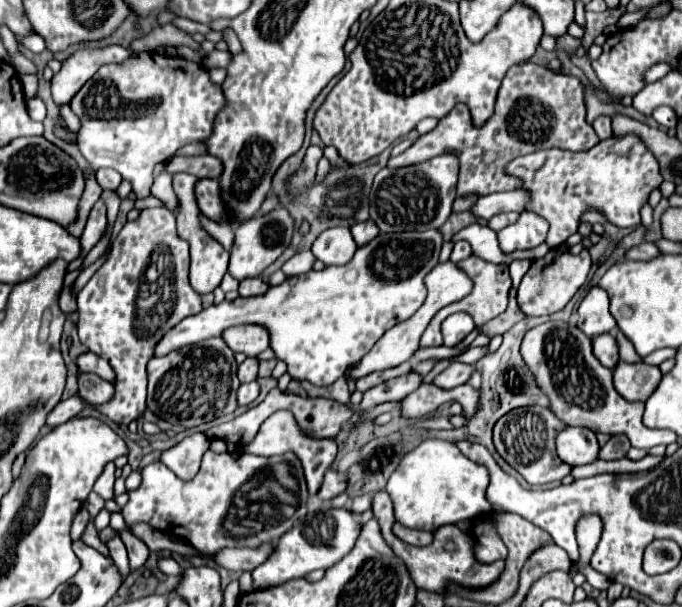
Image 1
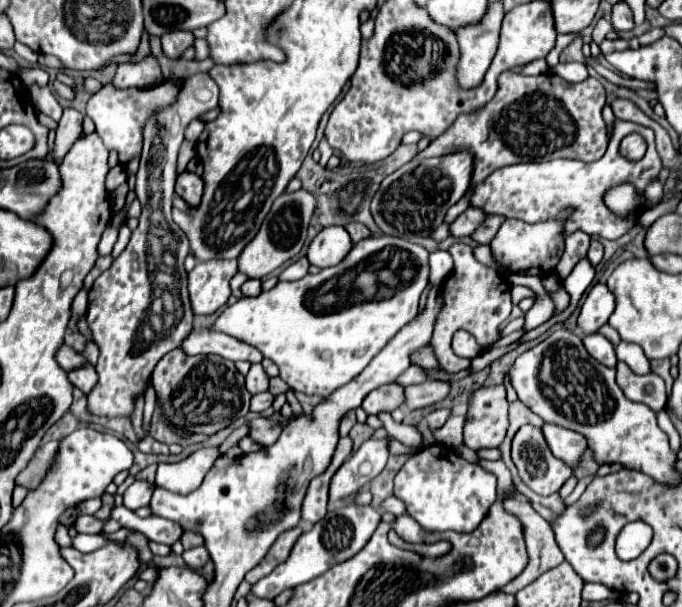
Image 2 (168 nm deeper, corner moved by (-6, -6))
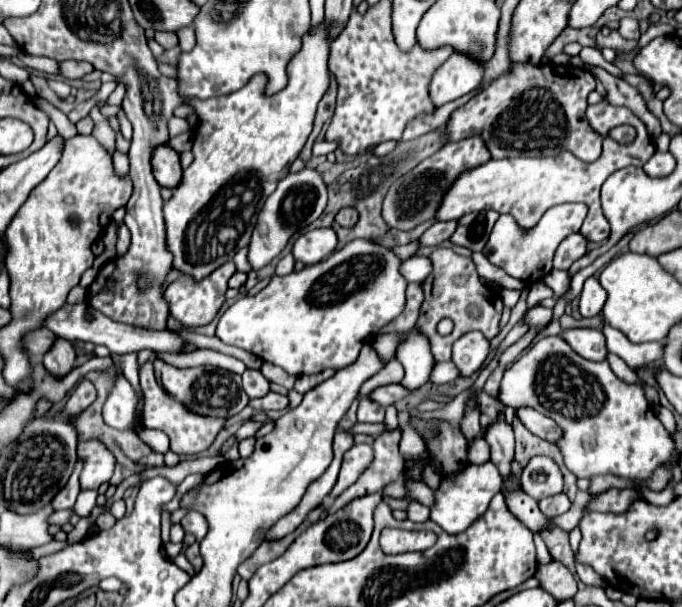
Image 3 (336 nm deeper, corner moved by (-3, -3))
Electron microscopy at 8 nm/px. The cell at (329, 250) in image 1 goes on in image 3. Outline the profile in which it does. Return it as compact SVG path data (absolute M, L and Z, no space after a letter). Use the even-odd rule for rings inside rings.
M330 227L314 229L314 231L300 235L294 241L292 255L296 261L300 261L304 265L314 265L314 263L320 263L322 259L326 259L334 251L336 243L338 243L336 233Z

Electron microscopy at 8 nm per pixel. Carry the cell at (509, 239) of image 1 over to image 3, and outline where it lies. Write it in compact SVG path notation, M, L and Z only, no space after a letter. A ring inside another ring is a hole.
M582 203L556 205L546 211L542 221L534 229L520 231L520 227L516 225L516 221L510 215L500 215L482 253L486 255L486 259L492 265L504 269L510 277L516 277L516 279L532 285L532 283L540 281L546 273L550 273L554 251L568 235L580 231L584 217L586 217L586 205L582 205Z

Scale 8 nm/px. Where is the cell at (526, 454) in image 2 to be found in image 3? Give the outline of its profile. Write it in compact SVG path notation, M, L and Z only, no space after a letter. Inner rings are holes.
M534 457L522 471L522 487L536 501L558 495L562 493L562 473L550 457Z

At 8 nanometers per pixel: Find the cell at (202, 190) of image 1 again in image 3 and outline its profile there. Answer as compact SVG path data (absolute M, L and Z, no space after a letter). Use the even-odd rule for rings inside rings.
M158 145L158 149L154 149L154 153L152 153L152 169L154 169L154 179L162 187L174 189L182 179L180 157L170 145Z

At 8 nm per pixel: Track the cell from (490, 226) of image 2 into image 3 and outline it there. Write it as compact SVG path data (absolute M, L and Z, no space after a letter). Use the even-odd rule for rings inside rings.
M480 211L480 213L470 213L466 217L460 217L458 227L450 237L450 241L454 245L468 247L470 251L482 251L498 217L500 215L496 211Z

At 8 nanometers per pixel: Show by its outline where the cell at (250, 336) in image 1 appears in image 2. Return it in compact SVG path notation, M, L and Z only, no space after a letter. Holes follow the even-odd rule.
M193 330L185 342L181 344L181 348L187 354L217 354L221 358L227 360L247 360L247 362L261 362L263 356L261 352L257 352L257 348L233 338L233 336L225 336L223 332L213 332L213 330Z

